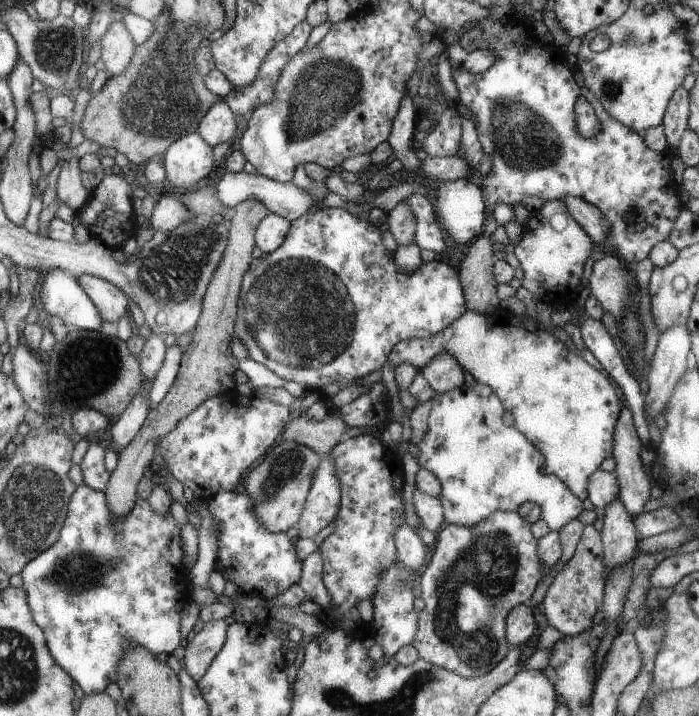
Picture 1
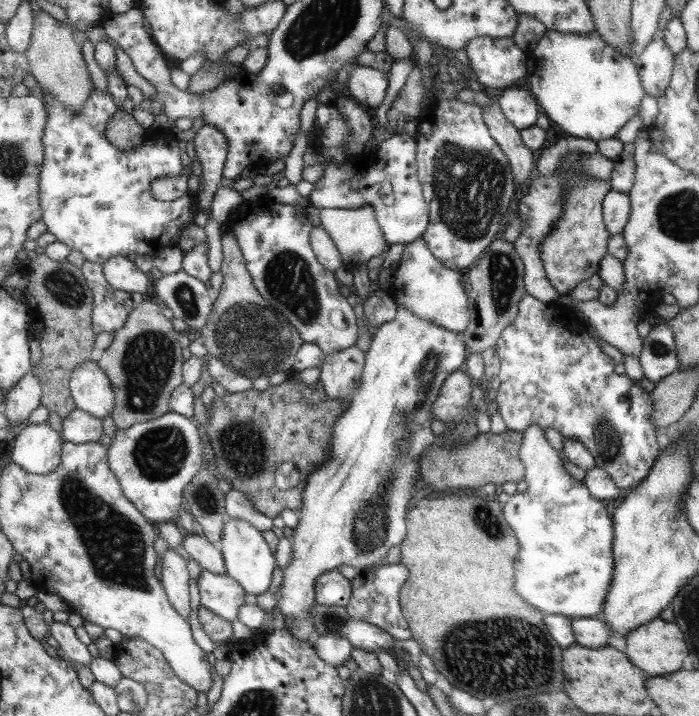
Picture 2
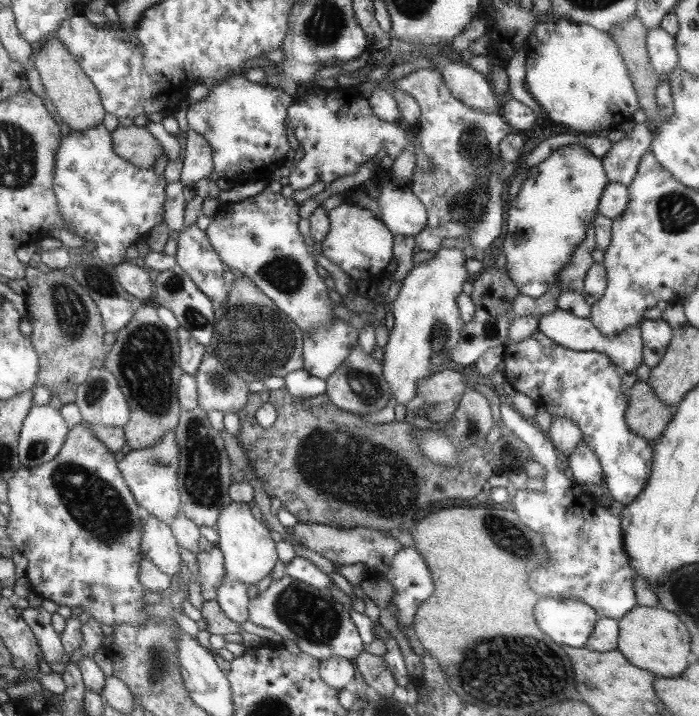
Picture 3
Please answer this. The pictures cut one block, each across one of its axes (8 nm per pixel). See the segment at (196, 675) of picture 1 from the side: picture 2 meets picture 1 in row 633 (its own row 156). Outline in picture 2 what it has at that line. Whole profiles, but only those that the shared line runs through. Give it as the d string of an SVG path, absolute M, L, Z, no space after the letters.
M210 124L200 128L193 138L195 156L200 160L204 190L198 192L201 212L212 208L216 192L221 187L223 170L227 160L228 139L223 132Z

